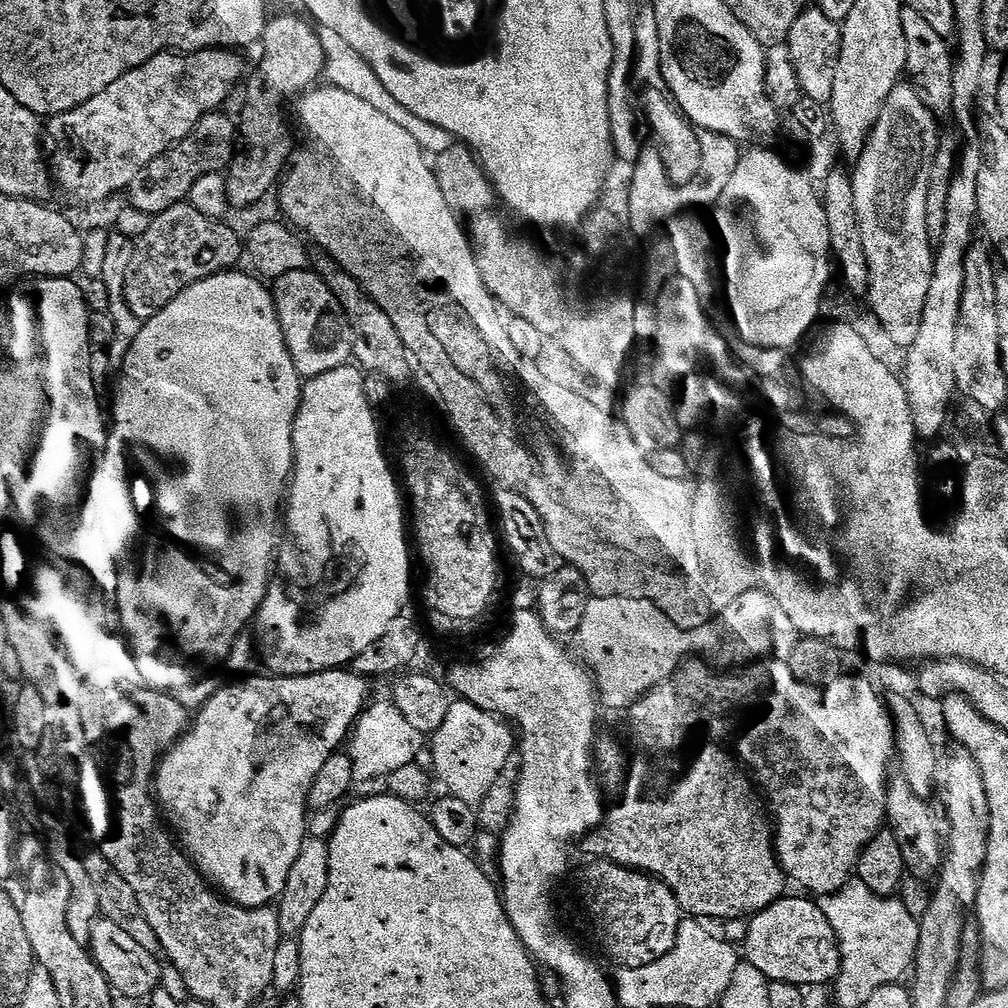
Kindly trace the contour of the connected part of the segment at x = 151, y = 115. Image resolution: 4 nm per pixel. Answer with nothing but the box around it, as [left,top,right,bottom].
[46,48,246,204]

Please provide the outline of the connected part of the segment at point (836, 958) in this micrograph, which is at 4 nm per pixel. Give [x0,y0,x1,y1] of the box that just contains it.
[743,896,842,986]

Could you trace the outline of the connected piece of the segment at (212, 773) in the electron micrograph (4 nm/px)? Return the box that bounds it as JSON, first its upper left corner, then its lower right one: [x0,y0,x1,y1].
[154,668,370,908]

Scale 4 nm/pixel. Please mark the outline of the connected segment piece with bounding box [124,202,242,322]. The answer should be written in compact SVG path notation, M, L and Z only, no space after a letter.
M187 202L175 204L170 210L152 217L150 228L135 241L124 287L130 310L140 321L158 315L160 309L174 302L174 298L178 298L178 294L182 294L190 286L217 276L220 272L231 272L239 265L236 263L239 262L240 256L242 260L242 236L226 225L227 223L206 218L206 214L198 214L198 210L194 210Z

